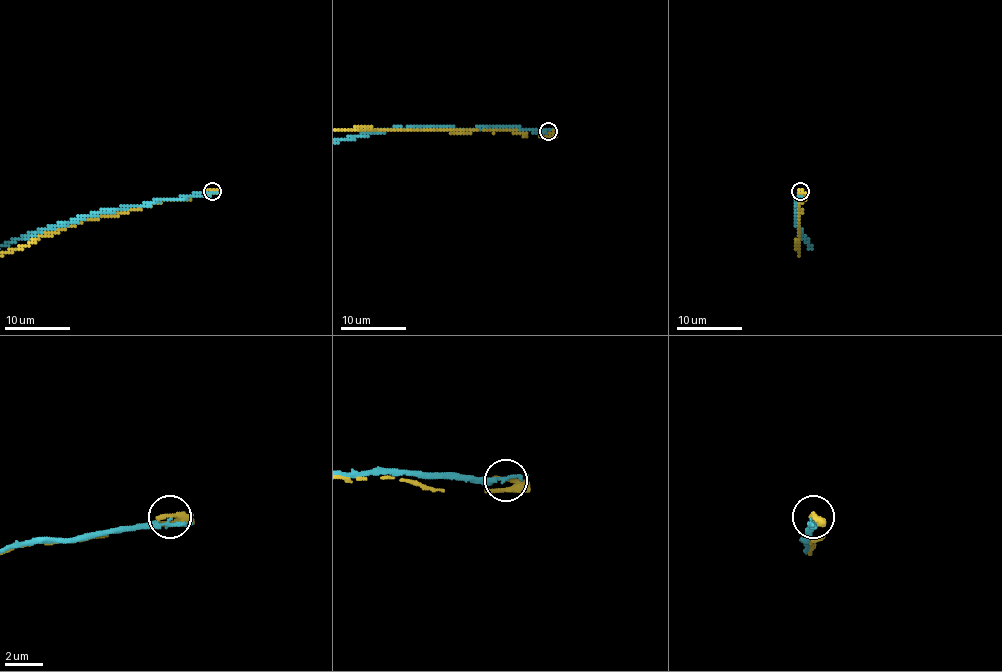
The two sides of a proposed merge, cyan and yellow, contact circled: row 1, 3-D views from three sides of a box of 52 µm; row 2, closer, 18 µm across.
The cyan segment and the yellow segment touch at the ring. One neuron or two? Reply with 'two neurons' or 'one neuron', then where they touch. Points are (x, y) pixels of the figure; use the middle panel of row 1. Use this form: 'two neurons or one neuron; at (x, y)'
two neurons; at (548, 131)

